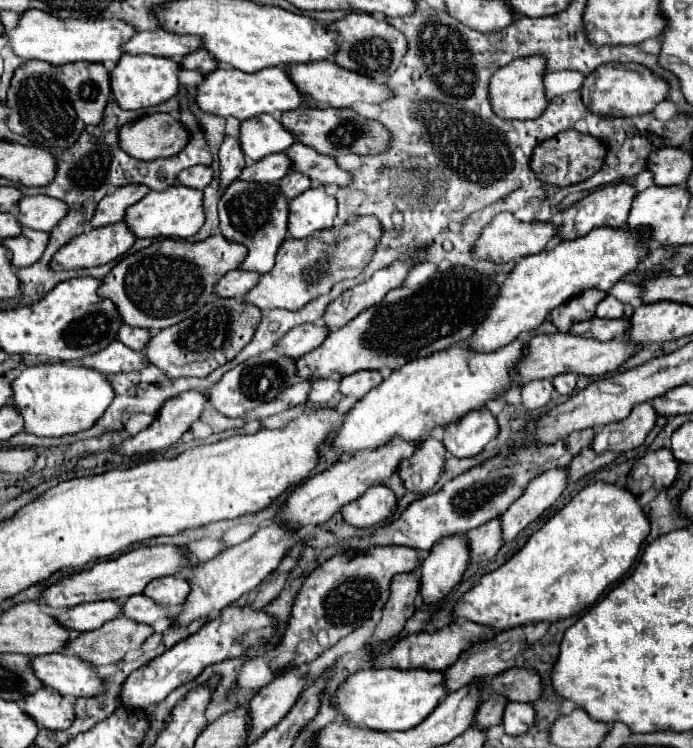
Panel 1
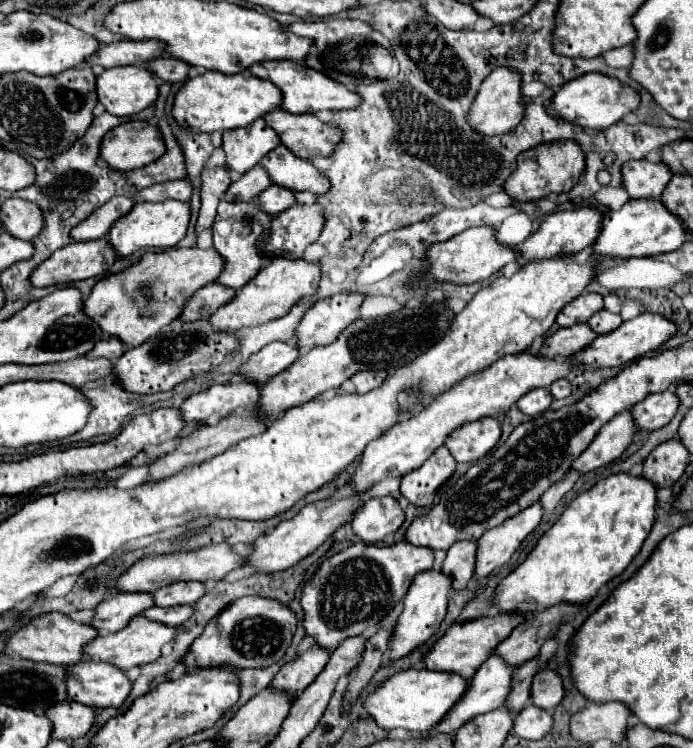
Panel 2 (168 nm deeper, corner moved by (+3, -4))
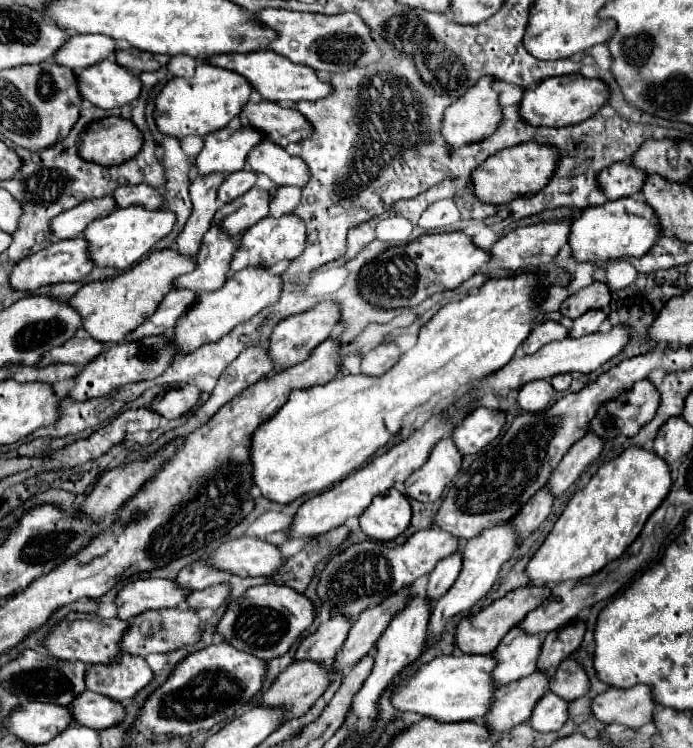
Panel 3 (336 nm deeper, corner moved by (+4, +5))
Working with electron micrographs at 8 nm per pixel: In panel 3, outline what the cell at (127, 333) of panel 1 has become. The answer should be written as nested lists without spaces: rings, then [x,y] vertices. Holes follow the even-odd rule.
[[[75,336],[75,338],[69,338],[63,346],[43,354],[43,358],[39,360],[39,366],[47,366],[47,362],[71,362],[71,364],[83,368],[101,352],[101,348],[103,346],[89,336],[87,338]]]

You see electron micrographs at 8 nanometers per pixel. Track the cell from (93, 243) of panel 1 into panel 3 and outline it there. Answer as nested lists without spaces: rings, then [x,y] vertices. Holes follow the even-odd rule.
[[[79,236],[73,240],[55,242],[55,244],[47,246],[45,250],[39,250],[33,256],[27,256],[21,262],[17,262],[13,272],[9,274],[9,284],[13,286],[13,290],[23,290],[23,292],[31,290],[33,292],[41,286],[51,286],[51,284],[59,284],[59,282],[81,282],[91,270],[93,270],[93,264],[87,254],[87,242],[85,242],[85,238]]]

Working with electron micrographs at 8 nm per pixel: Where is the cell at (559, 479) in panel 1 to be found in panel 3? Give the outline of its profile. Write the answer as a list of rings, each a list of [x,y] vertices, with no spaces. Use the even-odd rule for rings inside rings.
[[[511,522],[501,524],[501,526],[493,526],[487,528],[481,536],[475,536],[471,540],[467,540],[465,548],[461,550],[461,558],[463,558],[463,566],[459,572],[459,578],[455,580],[455,584],[449,588],[449,592],[439,598],[433,604],[433,614],[429,618],[429,636],[427,636],[427,646],[435,644],[439,640],[439,636],[445,632],[447,622],[457,616],[459,612],[471,610],[479,598],[483,598],[495,584],[497,580],[497,572],[499,568],[511,558],[511,554],[517,550],[517,536],[515,530],[511,530]]]

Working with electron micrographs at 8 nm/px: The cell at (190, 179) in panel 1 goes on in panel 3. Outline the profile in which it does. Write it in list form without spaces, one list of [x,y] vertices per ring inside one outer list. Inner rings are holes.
[[[137,184],[137,186],[119,186],[113,194],[117,208],[127,208],[127,206],[147,206],[147,210],[157,210],[165,208],[165,200],[159,194],[159,190],[147,186],[147,184]]]

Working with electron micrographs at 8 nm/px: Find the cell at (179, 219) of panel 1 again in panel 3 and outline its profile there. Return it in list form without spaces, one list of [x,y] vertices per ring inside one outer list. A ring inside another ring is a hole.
[[[141,206],[119,208],[105,218],[99,218],[87,226],[83,238],[89,244],[89,258],[97,268],[117,268],[127,270],[137,260],[141,260],[151,246],[155,246],[163,236],[171,232],[175,224],[175,214],[169,210],[145,210]]]

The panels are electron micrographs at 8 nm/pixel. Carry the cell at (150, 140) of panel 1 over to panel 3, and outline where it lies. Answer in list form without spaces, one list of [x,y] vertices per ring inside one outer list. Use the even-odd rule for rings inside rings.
[[[101,118],[81,134],[79,156],[87,162],[115,166],[133,158],[143,146],[141,132],[131,120]]]

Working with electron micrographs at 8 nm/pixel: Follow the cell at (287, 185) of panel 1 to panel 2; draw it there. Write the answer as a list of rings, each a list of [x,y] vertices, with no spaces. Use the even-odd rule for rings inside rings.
[[[270,185],[266,191],[262,191],[258,195],[258,203],[260,207],[268,213],[268,215],[278,215],[284,209],[296,205],[296,195],[294,191],[288,191],[286,187],[280,185]]]

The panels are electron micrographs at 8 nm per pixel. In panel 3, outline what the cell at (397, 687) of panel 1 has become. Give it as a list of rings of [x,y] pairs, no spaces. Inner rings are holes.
[[[451,654],[437,656],[429,664],[423,664],[415,676],[403,682],[395,696],[393,706],[401,712],[417,712],[431,716],[441,722],[461,722],[461,720],[483,720],[493,702],[497,690],[491,674],[495,670],[495,658],[485,654]]]

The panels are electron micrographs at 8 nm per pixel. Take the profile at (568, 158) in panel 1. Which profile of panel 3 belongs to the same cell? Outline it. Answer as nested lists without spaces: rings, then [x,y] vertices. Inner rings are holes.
[[[517,144],[507,150],[501,150],[499,154],[493,154],[483,164],[475,168],[475,174],[471,174],[471,188],[477,200],[485,204],[507,204],[519,196],[533,196],[539,190],[545,188],[549,178],[553,176],[553,170],[557,166],[557,150],[545,144]]]

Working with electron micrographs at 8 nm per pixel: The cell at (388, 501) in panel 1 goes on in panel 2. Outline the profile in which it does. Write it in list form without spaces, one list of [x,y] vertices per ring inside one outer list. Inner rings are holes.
[[[372,497],[364,501],[352,515],[352,531],[364,543],[378,543],[386,535],[398,531],[404,523],[404,511],[394,497]]]

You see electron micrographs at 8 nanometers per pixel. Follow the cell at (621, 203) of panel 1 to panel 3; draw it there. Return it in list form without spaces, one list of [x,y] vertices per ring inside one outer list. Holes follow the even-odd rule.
[[[557,220],[557,222],[539,222],[533,226],[515,228],[513,232],[501,236],[489,248],[489,256],[491,256],[491,260],[497,260],[501,264],[501,268],[505,268],[509,272],[523,272],[523,270],[539,268],[543,264],[549,264],[557,256],[557,252],[565,246],[567,234],[569,234],[569,224],[571,224],[569,220]]]

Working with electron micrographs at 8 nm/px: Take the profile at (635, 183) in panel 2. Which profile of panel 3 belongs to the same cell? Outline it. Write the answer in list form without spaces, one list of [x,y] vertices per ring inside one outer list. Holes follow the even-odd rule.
[[[617,162],[597,174],[597,184],[607,200],[617,200],[625,196],[637,196],[643,188],[645,172],[633,168],[631,164]]]

